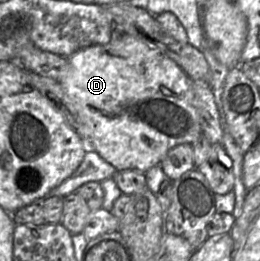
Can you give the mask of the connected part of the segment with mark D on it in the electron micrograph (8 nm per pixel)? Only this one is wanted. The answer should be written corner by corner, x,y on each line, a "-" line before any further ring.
124,34
116,41
106,45
92,45
78,50
68,58
64,75
58,81
65,93
65,105
76,122
76,131
84,140
89,149
96,151
105,161
110,163
117,171
128,169
146,173
156,165
160,165
166,154
173,147
180,144
194,144
202,134
197,111
192,105
192,80
181,67
166,56
157,47
150,46
141,38

